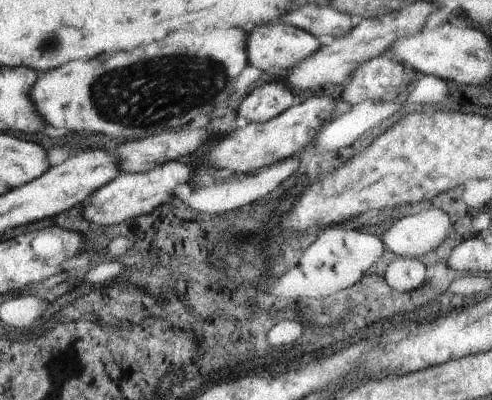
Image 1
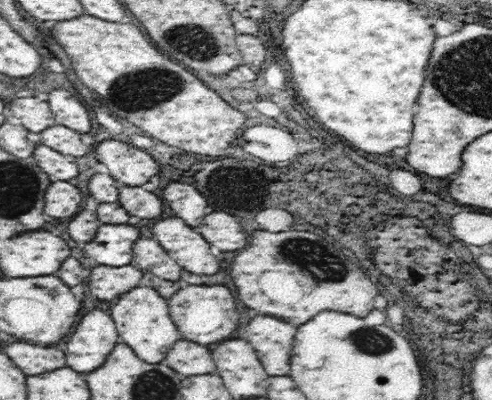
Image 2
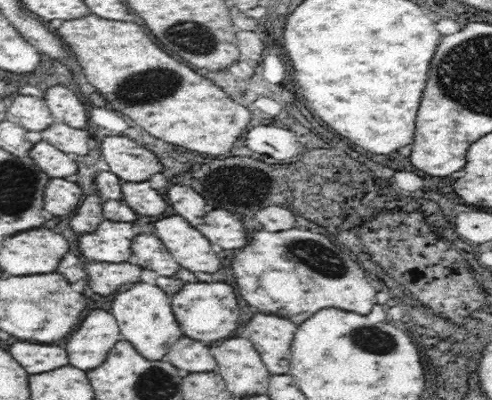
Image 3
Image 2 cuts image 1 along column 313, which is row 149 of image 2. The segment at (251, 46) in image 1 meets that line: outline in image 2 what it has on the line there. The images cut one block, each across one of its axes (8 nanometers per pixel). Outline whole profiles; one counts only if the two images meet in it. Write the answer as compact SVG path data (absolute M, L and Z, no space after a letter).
M40 144L34 150L34 158L38 166L48 174L50 182L76 182L78 178L78 168L72 158Z

